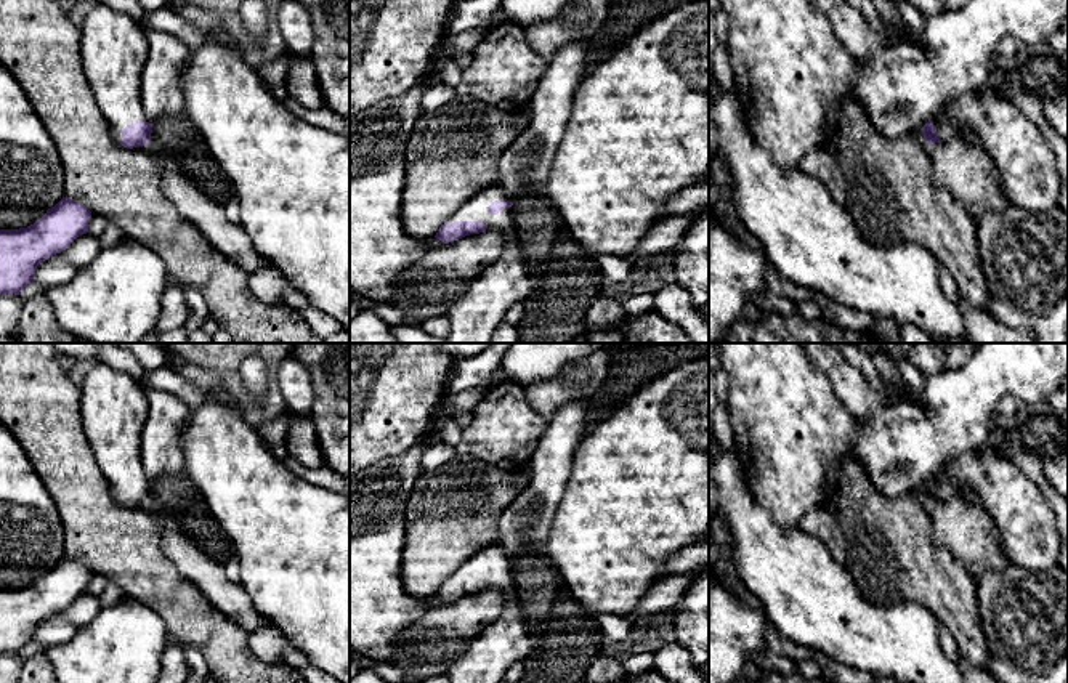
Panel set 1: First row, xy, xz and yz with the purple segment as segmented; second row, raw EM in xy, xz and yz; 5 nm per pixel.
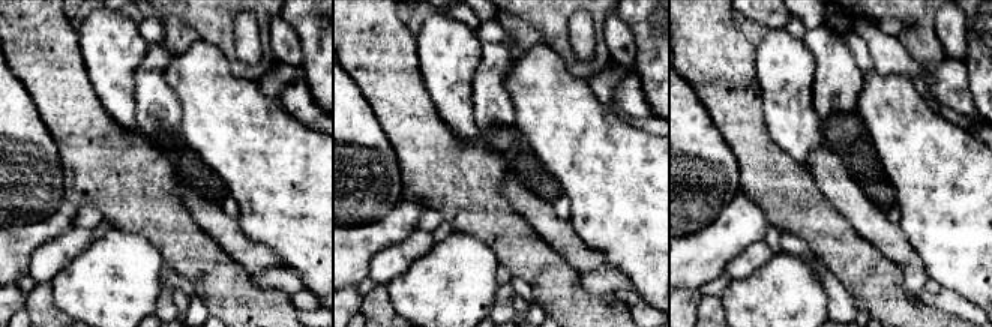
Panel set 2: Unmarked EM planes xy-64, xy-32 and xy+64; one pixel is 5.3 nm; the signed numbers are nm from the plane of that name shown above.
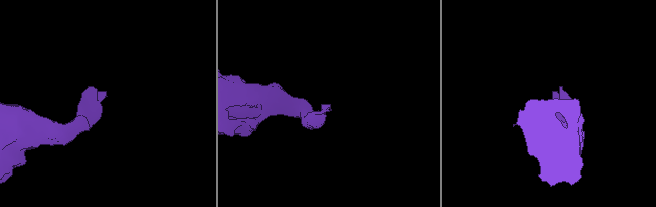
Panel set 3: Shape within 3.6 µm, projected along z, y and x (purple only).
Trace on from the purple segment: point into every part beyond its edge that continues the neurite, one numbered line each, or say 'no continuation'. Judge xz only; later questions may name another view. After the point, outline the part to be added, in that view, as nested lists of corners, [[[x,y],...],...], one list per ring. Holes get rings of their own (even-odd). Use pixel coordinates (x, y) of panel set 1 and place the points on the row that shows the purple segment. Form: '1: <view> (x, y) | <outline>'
1: xz (473, 318) | [[[487,186],[463,202],[446,221],[481,221],[504,236],[500,258],[475,277],[451,306],[447,343],[492,343],[494,330],[505,321],[510,306],[531,297],[529,263],[520,244],[512,207],[497,215],[486,210],[494,200],[505,199],[499,186]]]

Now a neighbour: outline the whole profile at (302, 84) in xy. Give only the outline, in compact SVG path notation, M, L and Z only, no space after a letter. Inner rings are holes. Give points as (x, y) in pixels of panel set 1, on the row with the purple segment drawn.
M290 55L285 91L287 98L293 98L306 109L326 107L314 66L308 56Z

